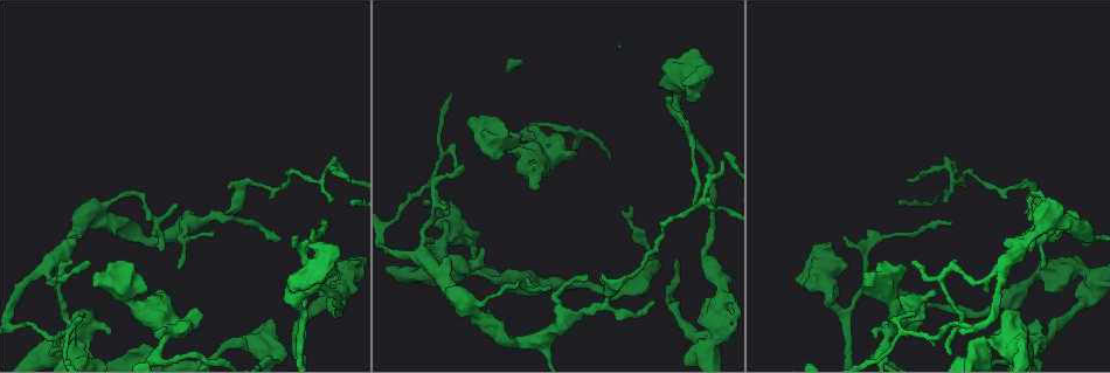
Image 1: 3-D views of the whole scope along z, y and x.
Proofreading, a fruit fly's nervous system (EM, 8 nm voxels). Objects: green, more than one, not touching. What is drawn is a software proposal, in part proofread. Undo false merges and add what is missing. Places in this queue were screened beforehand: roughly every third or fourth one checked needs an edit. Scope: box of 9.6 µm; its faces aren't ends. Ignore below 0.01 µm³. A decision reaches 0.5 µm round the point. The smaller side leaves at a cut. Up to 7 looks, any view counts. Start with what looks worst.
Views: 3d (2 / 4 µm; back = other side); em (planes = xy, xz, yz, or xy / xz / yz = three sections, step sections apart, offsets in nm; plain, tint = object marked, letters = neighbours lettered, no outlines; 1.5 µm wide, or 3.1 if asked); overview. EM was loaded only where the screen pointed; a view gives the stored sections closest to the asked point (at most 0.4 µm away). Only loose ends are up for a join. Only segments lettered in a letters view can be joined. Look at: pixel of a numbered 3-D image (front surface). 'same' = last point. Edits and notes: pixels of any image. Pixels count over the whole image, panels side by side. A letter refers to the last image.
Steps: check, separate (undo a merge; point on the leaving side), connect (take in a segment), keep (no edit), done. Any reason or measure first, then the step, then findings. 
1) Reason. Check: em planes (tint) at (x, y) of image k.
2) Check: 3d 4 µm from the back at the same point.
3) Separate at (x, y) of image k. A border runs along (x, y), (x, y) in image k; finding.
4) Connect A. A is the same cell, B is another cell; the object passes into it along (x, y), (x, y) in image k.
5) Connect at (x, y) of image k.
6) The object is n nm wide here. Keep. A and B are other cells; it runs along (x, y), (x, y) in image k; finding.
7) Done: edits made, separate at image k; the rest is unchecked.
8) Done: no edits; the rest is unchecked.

An open end. Check: em planes (letters) at (464, 165) of image 1.

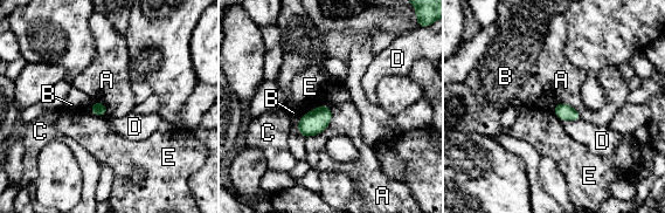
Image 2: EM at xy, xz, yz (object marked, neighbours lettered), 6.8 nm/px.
The longest contact is with A, 280 nm. Keep. A, B, C, D and E are other cells; a border runs along (332, 109), (330, 123), (305, 138) in image 2; none of them fits.

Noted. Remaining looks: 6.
Thick end. Check: 3d 4 µm at (690, 49) of image 1.

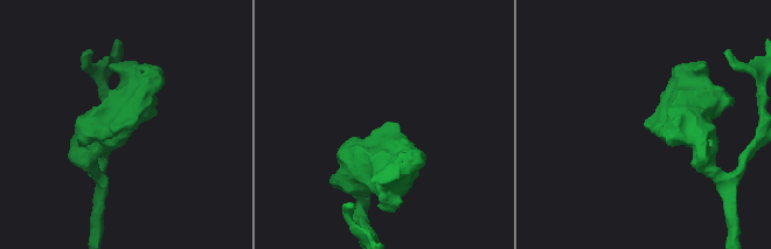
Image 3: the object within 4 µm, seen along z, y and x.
Check: em planes (plain) at (645, 127) of image 3.

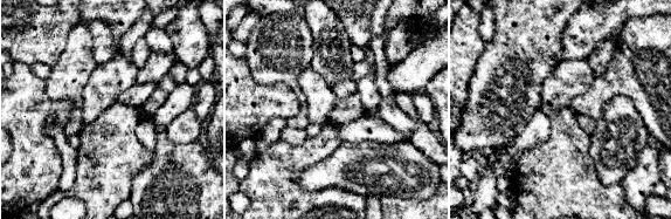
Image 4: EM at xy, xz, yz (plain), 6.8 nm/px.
What lies round it. Check: em planes (letters) at the same point.

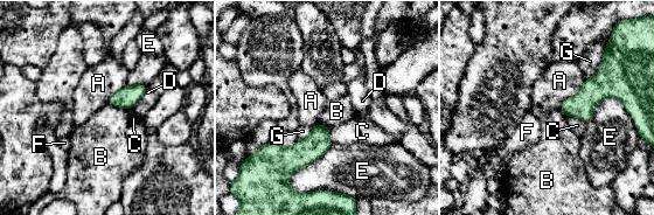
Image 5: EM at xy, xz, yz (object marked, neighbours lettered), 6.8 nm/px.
Keep. A, B, C, D, E, F and G are other cells; a border runs along (108, 103), (125, 108), (129, 111) in image 5; none of them fits.

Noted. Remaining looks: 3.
Thin end. Check: em xz step 4 (tint) at (669, 96) of image 1.

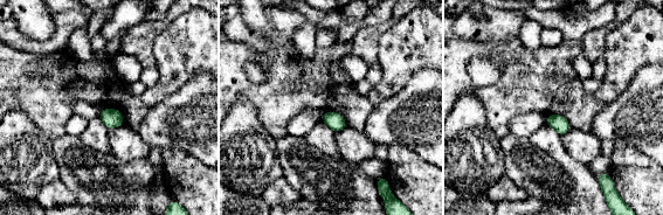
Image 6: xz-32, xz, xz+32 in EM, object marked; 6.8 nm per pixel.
Another direction. Check: em planes (letters) at the same point.

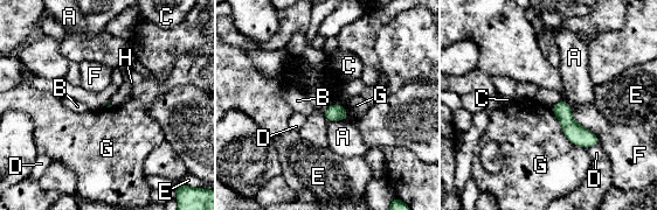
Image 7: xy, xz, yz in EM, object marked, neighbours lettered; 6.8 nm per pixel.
Keep. A, B, C, D, E, F, G and H are other cells; it runs along (555, 107), (583, 138), (595, 142) in image 7; none of them fits.

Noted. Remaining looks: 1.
Done: no edits; the rest is unchecked.

